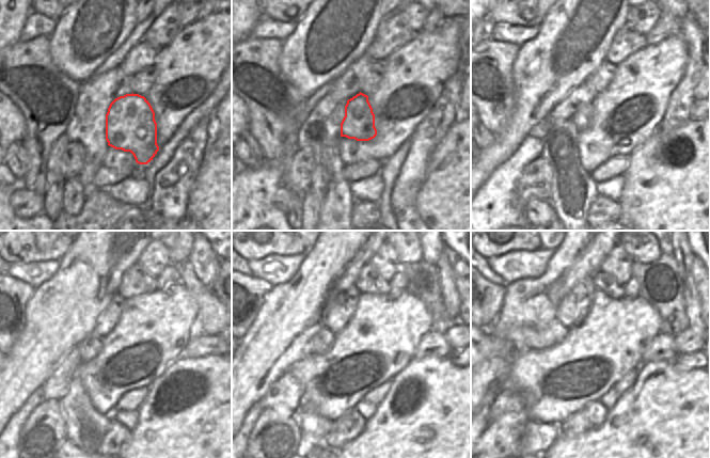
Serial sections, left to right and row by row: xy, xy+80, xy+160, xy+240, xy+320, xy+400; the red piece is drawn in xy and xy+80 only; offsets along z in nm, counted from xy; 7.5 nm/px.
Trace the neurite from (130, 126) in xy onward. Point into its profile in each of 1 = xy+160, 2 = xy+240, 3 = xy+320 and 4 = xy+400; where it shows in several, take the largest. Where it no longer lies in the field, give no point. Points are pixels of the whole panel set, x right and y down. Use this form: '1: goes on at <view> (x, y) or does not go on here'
1: goes on at xy+160 (583, 114)
2: goes on at xy+240 (89, 348)
3: goes on at xy+320 (321, 342)
4: goes on at xy+400 (534, 336)

